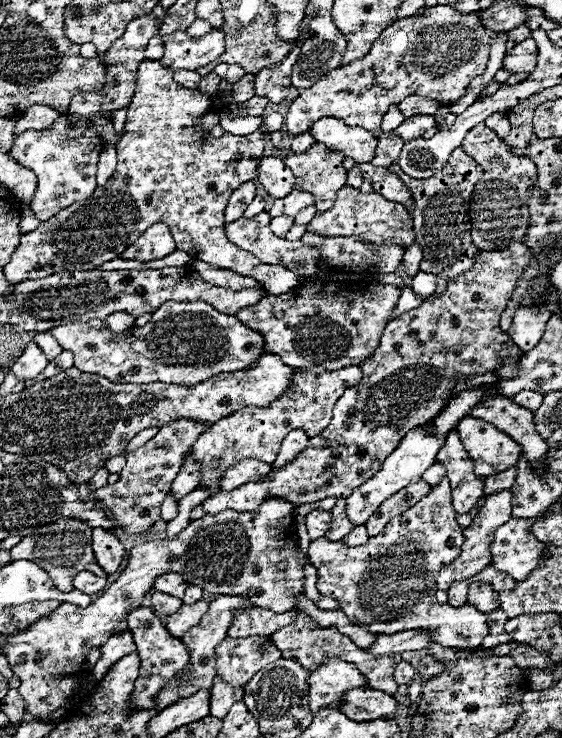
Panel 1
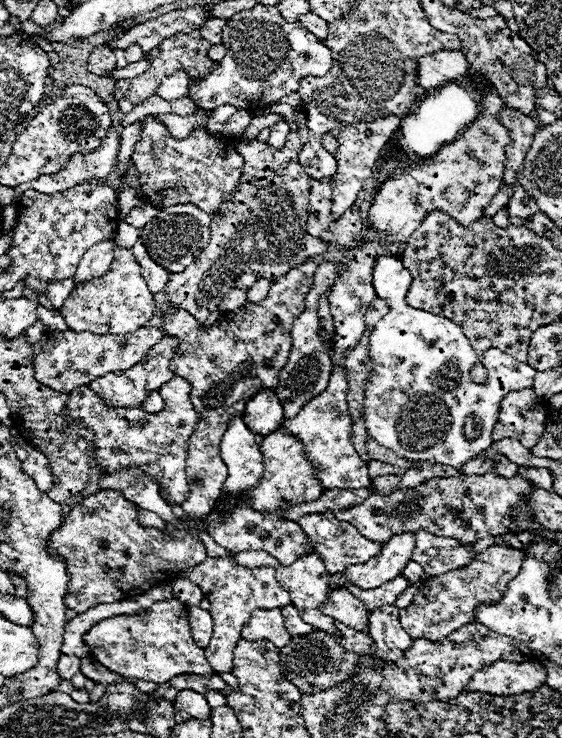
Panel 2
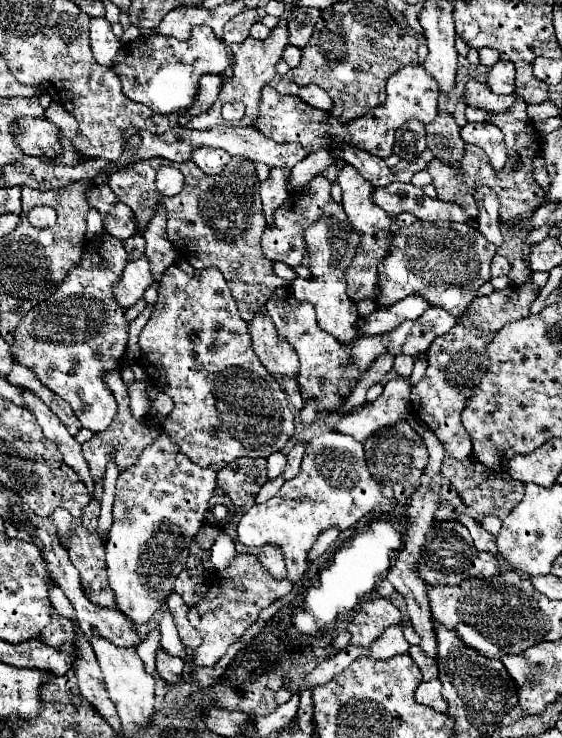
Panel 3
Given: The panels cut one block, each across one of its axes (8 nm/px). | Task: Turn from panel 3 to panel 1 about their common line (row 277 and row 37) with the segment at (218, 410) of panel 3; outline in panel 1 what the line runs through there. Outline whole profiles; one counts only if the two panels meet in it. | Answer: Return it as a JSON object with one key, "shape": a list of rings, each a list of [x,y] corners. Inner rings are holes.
{"shape":[[[216,28],[200,38],[190,38],[186,32],[172,32],[162,38],[164,56],[160,64],[170,70],[198,70],[224,52],[224,36]]]}

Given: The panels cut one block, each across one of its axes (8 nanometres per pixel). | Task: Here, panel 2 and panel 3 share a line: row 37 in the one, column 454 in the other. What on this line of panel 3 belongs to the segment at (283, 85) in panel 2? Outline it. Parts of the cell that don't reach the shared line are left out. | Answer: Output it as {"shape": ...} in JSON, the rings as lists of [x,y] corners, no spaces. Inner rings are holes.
{"shape":[[[418,220],[416,224],[394,232],[392,250],[378,266],[380,296],[376,302],[380,306],[392,306],[410,294],[420,294],[432,306],[440,306],[458,316],[470,306],[474,296],[478,296],[478,288],[492,278],[490,262],[496,254],[496,246],[490,246],[490,242],[482,238],[482,232],[470,224]]]}

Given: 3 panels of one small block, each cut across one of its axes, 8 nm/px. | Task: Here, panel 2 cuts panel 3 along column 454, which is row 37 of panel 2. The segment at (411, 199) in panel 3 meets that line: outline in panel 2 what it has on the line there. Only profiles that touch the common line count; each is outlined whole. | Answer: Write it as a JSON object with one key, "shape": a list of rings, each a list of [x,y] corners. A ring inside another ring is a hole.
{"shape":[[[214,18],[214,20],[208,20],[200,32],[202,36],[206,36],[206,40],[210,40],[212,44],[220,44],[222,42],[222,28],[226,26],[226,20],[222,18]]]}

